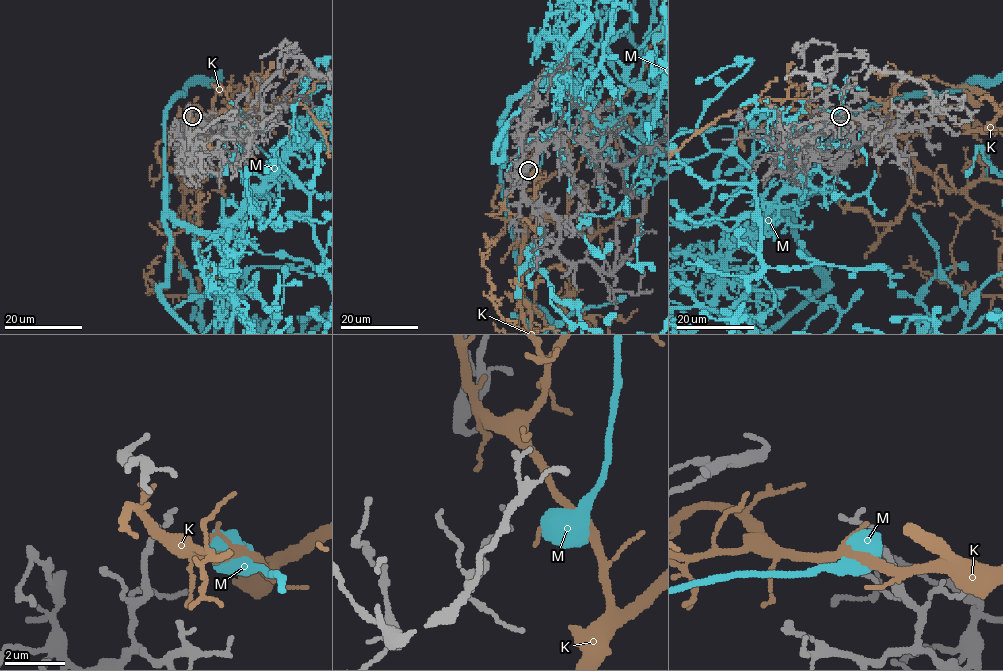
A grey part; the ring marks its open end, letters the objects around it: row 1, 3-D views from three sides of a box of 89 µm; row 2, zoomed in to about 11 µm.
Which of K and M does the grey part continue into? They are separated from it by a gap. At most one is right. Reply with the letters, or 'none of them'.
M

